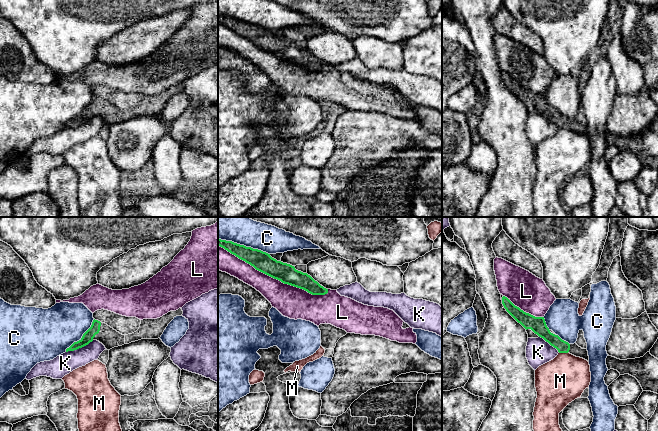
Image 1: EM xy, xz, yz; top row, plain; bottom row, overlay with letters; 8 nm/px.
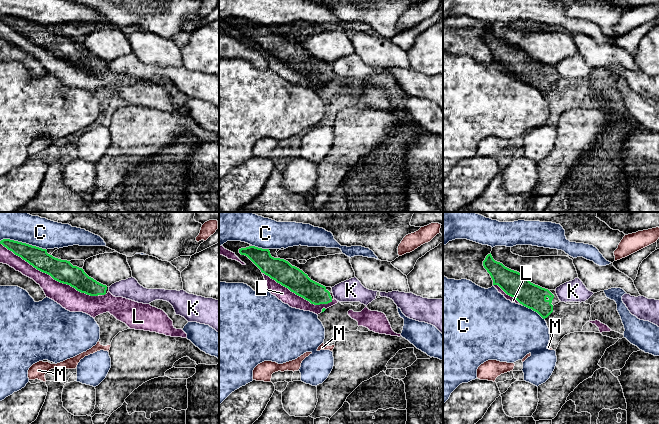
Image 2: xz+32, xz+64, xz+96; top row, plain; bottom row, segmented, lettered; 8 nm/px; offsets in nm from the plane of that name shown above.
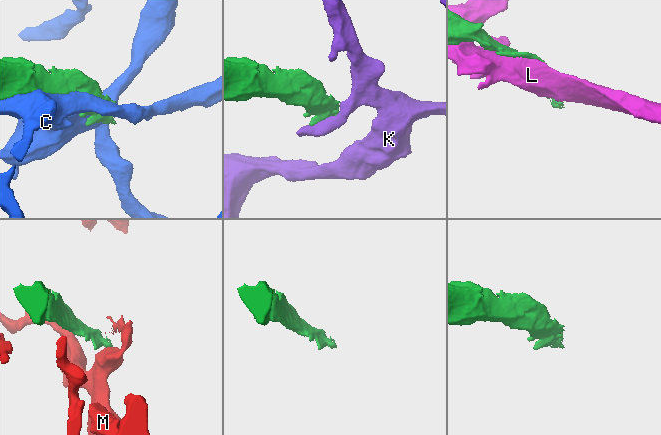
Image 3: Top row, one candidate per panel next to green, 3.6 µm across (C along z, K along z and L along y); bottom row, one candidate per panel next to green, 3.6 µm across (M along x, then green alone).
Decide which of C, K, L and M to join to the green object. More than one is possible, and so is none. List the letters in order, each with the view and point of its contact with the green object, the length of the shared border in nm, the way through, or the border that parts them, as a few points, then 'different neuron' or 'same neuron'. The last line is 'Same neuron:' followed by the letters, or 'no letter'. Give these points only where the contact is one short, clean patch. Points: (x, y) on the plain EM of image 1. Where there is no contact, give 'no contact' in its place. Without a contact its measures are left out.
C: contact xz (243, 21); length 440 nm; different neuron
K: contact xy (79, 123); length 240 nm; border xy (93, 116), (81, 123), (66, 128); different neuron
L: contact xz (273, 53); length 950 nm; different neuron
M: contact yz (563, 128); length 70 nm; different neuron
Same neuron: no letter

